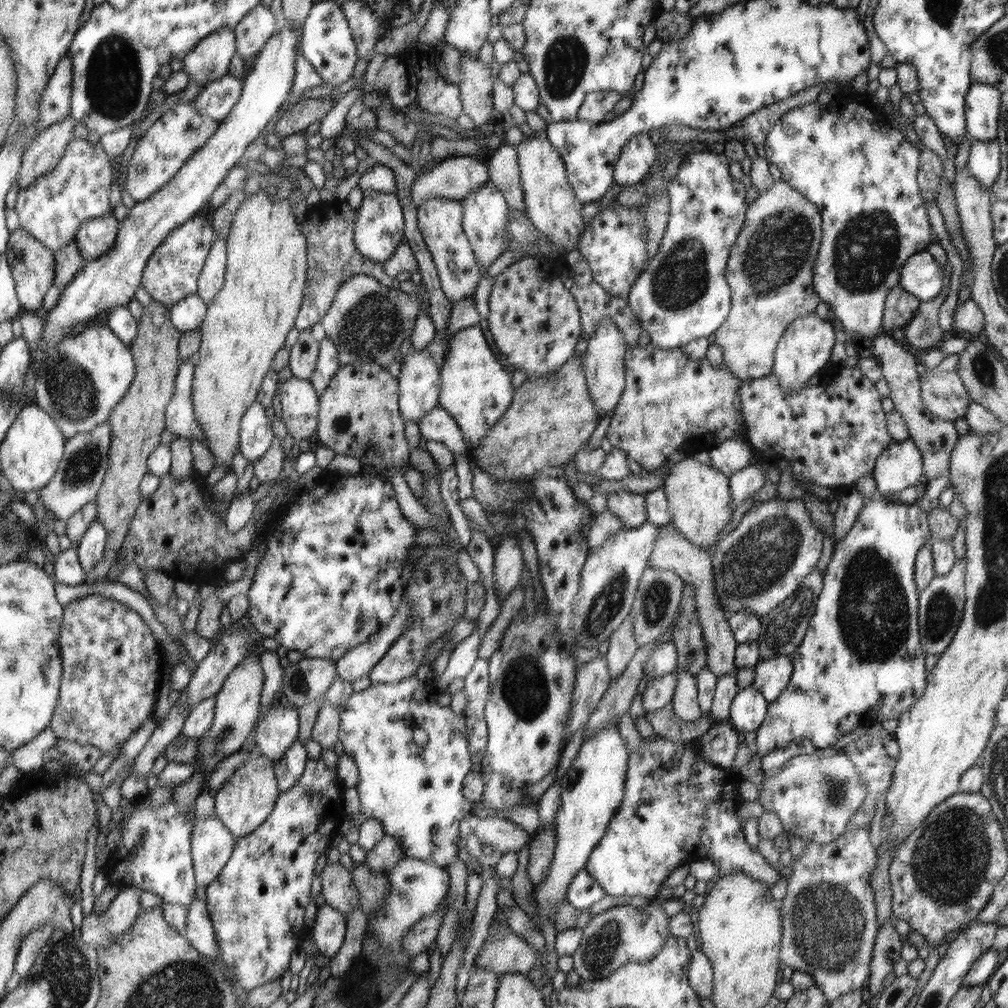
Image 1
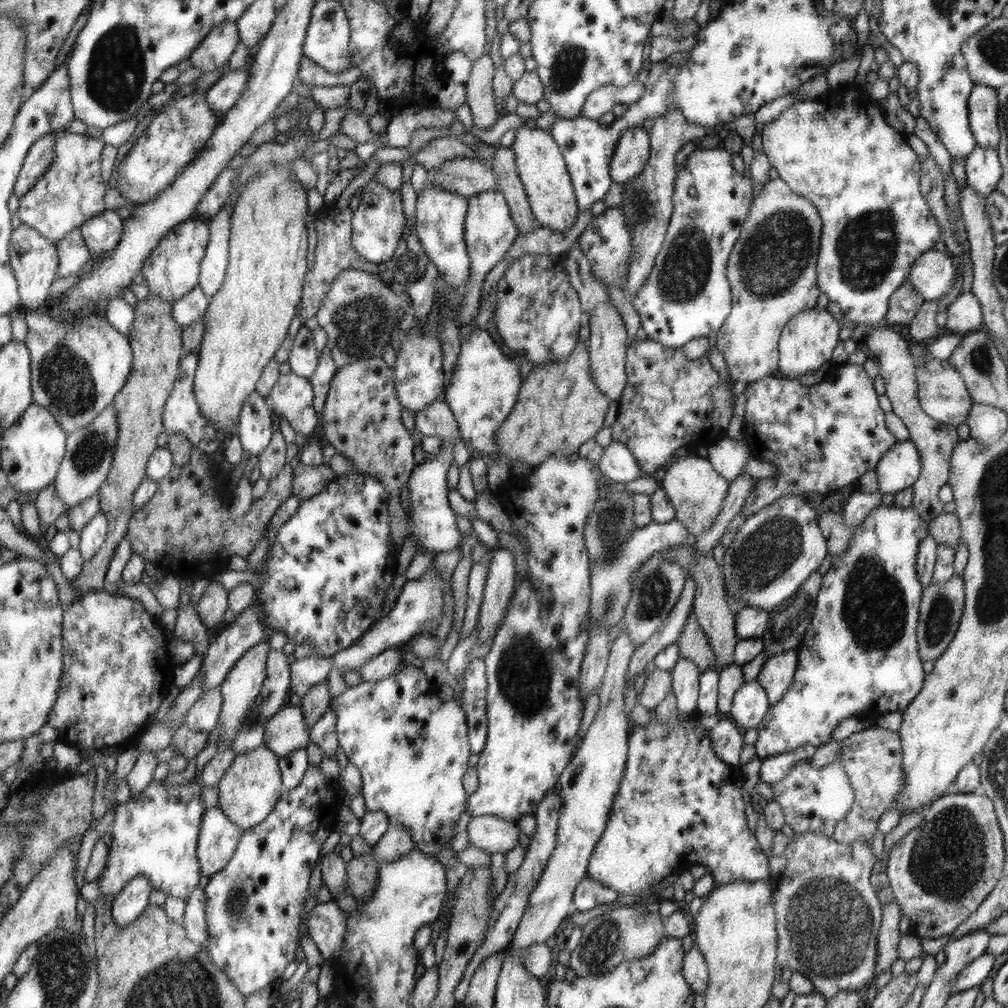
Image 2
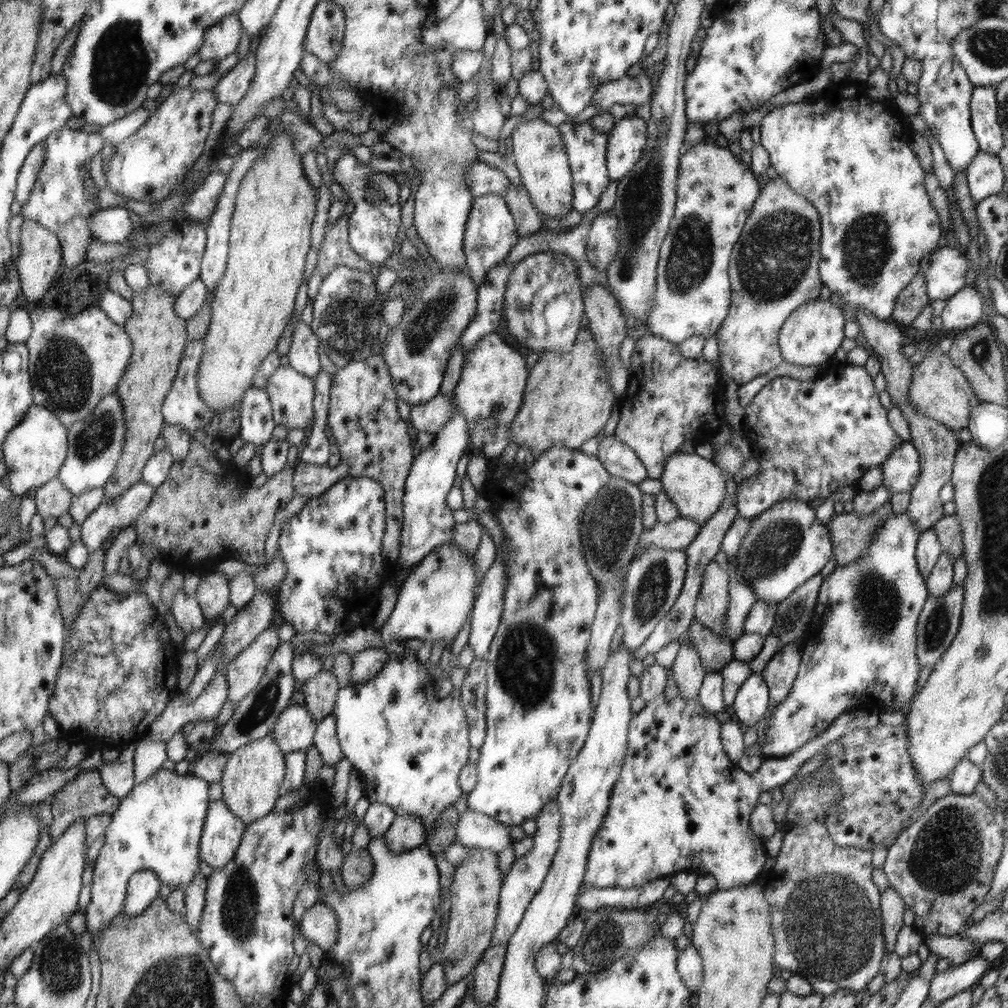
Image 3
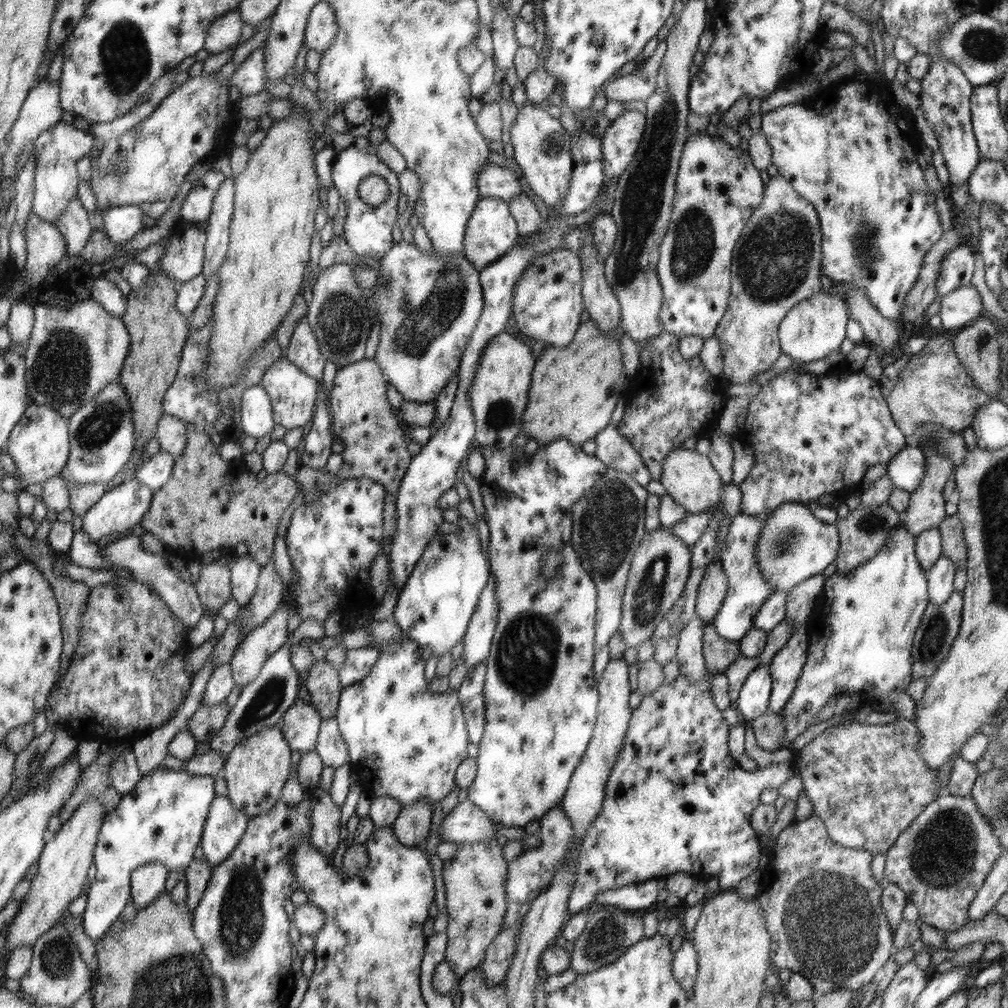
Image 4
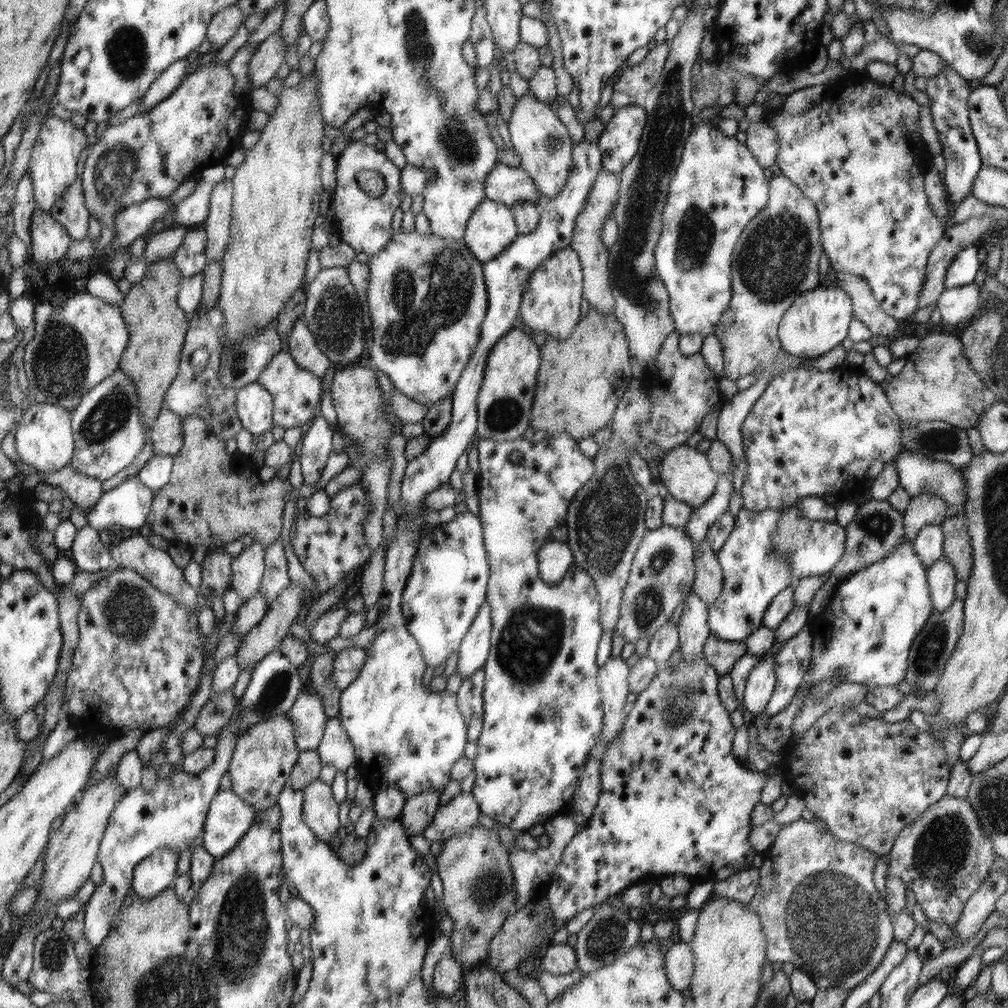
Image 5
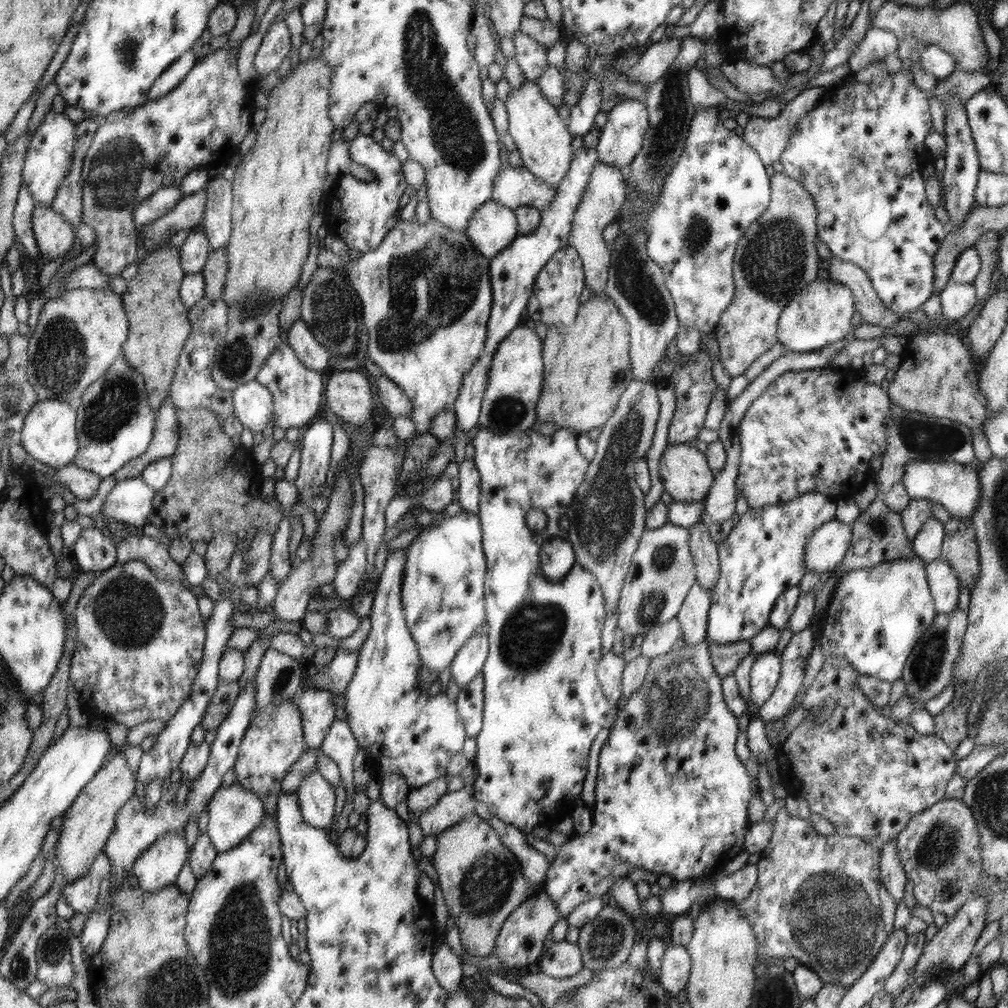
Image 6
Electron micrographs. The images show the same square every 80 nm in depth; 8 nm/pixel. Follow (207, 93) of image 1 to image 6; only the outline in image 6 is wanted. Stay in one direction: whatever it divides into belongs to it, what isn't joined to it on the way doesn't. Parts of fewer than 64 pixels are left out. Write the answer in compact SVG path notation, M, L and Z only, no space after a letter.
M286 22L272 23L255 55L254 68L258 72L257 81L276 71L290 50L290 33Z

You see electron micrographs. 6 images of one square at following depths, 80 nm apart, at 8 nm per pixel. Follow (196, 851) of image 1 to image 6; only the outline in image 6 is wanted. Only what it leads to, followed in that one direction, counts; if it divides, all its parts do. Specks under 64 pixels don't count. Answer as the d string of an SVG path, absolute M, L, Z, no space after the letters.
M241 784L220 787L209 800L208 810L208 830L212 846L220 853L232 850L238 844L244 842L252 832L261 826L262 820L266 820L264 799L258 792L252 792L248 788L243 788Z

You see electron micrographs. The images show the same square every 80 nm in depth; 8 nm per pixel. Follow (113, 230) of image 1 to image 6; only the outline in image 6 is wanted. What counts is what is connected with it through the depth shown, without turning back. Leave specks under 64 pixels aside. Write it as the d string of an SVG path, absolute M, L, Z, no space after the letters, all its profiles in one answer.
M166 186L159 188L153 196L150 196L145 202L138 204L134 211L134 223L136 231L138 228L154 222L156 218L166 215L180 200L184 198L180 193L179 186Z

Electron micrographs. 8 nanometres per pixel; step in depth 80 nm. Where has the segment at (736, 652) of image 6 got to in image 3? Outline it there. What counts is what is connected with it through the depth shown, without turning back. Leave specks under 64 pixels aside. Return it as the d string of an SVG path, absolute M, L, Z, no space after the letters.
M694 620L687 632L687 642L693 644L698 651L702 666L707 672L722 670L733 658L733 643L721 638L717 634L704 627L700 622Z

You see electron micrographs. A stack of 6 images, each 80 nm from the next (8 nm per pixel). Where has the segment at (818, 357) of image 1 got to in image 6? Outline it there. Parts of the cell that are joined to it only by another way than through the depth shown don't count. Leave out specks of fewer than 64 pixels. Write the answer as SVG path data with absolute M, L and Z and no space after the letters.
M815 280L802 288L780 318L777 338L787 350L797 353L816 352L845 338L852 326L855 296L851 288L837 280Z

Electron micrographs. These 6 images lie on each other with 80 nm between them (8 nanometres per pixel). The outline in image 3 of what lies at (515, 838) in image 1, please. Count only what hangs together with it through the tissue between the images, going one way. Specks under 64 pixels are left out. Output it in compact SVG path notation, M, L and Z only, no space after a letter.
M467 808L458 819L455 842L466 848L484 848L499 853L511 845L512 838L510 827L494 819Z

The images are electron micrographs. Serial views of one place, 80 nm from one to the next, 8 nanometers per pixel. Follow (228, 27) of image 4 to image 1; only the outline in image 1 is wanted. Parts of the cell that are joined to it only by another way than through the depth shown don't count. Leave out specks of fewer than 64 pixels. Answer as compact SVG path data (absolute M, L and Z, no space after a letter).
M222 28L212 35L205 36L182 60L182 71L191 82L210 83L228 75L230 60L236 54L232 28Z

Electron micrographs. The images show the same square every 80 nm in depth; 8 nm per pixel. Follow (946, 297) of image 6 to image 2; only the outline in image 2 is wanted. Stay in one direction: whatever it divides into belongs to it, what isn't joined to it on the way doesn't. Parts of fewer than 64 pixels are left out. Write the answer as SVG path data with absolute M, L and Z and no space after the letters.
M973 292L960 295L947 306L948 318L945 327L954 334L966 335L984 327L983 312Z

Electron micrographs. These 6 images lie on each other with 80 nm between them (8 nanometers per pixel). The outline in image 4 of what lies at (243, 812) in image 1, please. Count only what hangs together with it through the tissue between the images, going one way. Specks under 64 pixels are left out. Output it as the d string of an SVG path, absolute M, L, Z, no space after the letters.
M277 725L261 730L237 744L226 755L223 766L227 796L233 801L234 808L241 809L249 818L272 810L292 774L292 754L288 739Z

